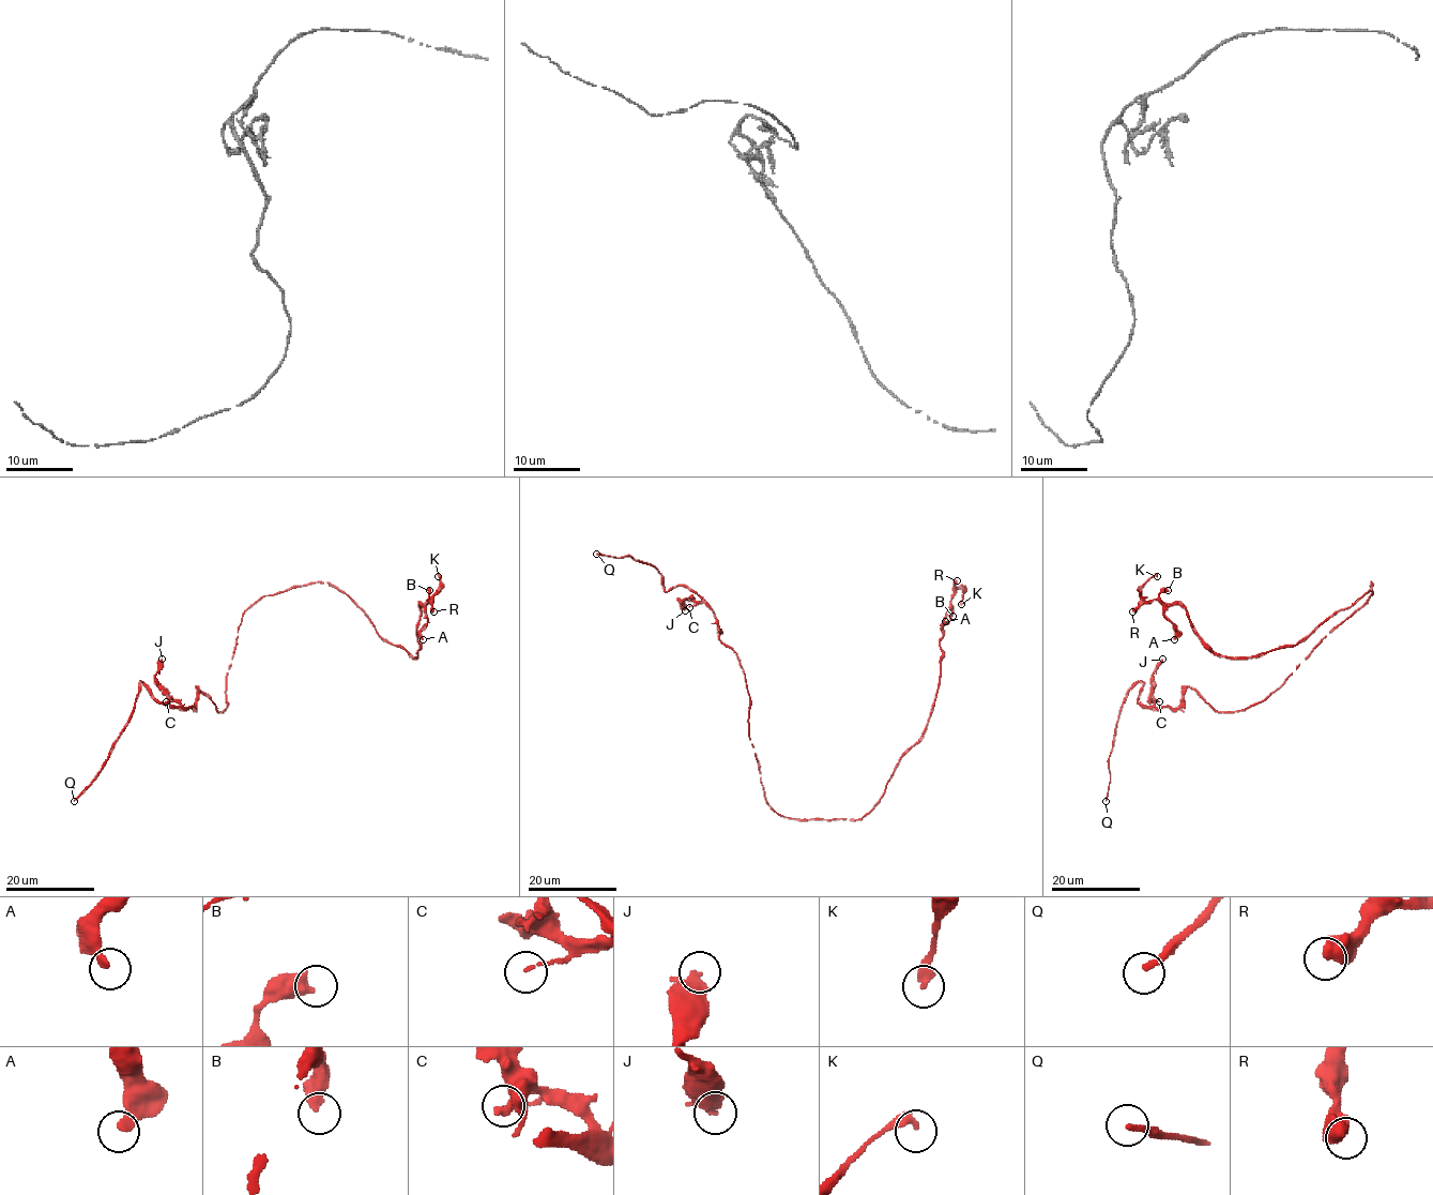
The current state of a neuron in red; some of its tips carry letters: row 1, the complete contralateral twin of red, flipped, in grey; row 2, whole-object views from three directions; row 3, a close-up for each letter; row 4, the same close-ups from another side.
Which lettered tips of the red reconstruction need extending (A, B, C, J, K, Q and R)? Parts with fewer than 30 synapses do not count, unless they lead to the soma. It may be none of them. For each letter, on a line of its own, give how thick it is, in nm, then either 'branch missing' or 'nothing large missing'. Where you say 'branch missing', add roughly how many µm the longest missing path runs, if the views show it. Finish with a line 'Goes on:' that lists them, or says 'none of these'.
A: 280 nm | nothing large missing
B: 500 nm | nothing large missing
C: 90 nm | nothing large missing
J: 440 nm | nothing large missing
K: 320 nm | nothing large missing
Q: 220 nm | nothing large missing
R: 600 nm | nothing large missing
Goes on: none of these

